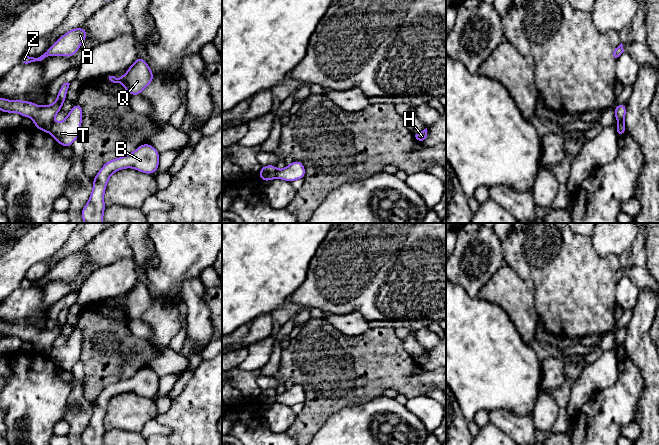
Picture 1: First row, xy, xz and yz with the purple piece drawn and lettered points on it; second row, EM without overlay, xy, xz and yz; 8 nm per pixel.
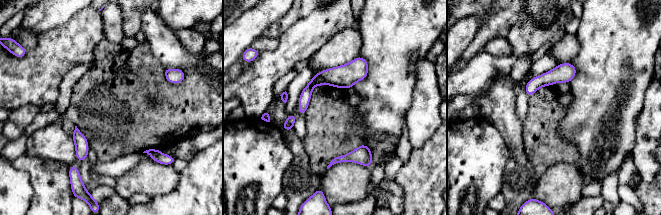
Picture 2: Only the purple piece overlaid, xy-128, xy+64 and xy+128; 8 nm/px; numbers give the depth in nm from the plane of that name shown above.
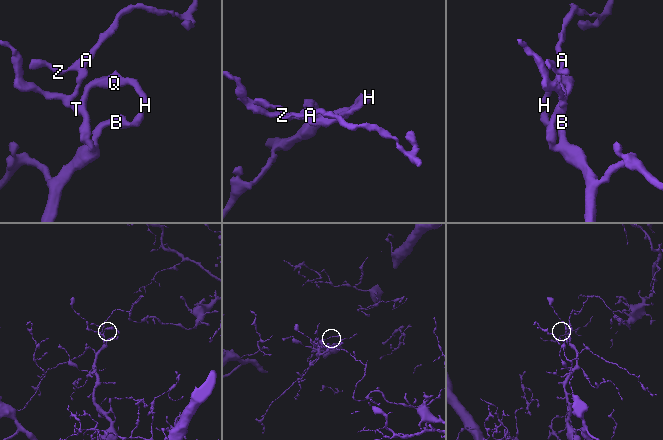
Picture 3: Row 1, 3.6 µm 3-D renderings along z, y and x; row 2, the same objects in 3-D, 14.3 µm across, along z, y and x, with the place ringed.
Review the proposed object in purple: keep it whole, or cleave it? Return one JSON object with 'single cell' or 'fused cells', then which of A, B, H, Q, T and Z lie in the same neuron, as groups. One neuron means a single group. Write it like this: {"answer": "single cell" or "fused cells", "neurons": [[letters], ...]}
{"answer": "fused cells", "neurons": [["A", "Z"], ["B", "H", "Q", "T"]]}

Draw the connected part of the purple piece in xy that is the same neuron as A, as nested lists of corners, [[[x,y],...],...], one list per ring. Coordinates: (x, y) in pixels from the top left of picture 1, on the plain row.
[[[79,251],[74,252],[60,260],[60,262],[40,281],[30,281],[25,277],[20,288],[28,289],[35,285],[42,285],[45,281],[55,279],[62,279],[69,282],[77,277],[80,269],[86,263],[87,259],[87,254]]]

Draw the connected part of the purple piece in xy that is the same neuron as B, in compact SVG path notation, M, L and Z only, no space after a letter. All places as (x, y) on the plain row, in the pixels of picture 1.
M144 367L134 376L105 387L93 402L91 420L81 435L83 445L103 445L106 432L104 417L113 397L124 392L134 392L146 398L154 398L159 390L159 377L152 369Z

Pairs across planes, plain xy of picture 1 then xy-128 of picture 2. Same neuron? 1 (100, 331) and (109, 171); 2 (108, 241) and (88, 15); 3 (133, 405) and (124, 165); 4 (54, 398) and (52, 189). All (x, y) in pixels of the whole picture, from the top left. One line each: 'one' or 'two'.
1: two
2: two
3: two
4: one

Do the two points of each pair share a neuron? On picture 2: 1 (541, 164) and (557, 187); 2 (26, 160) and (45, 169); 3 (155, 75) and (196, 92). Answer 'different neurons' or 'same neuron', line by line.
1: different neurons
2: same neuron
3: same neuron

